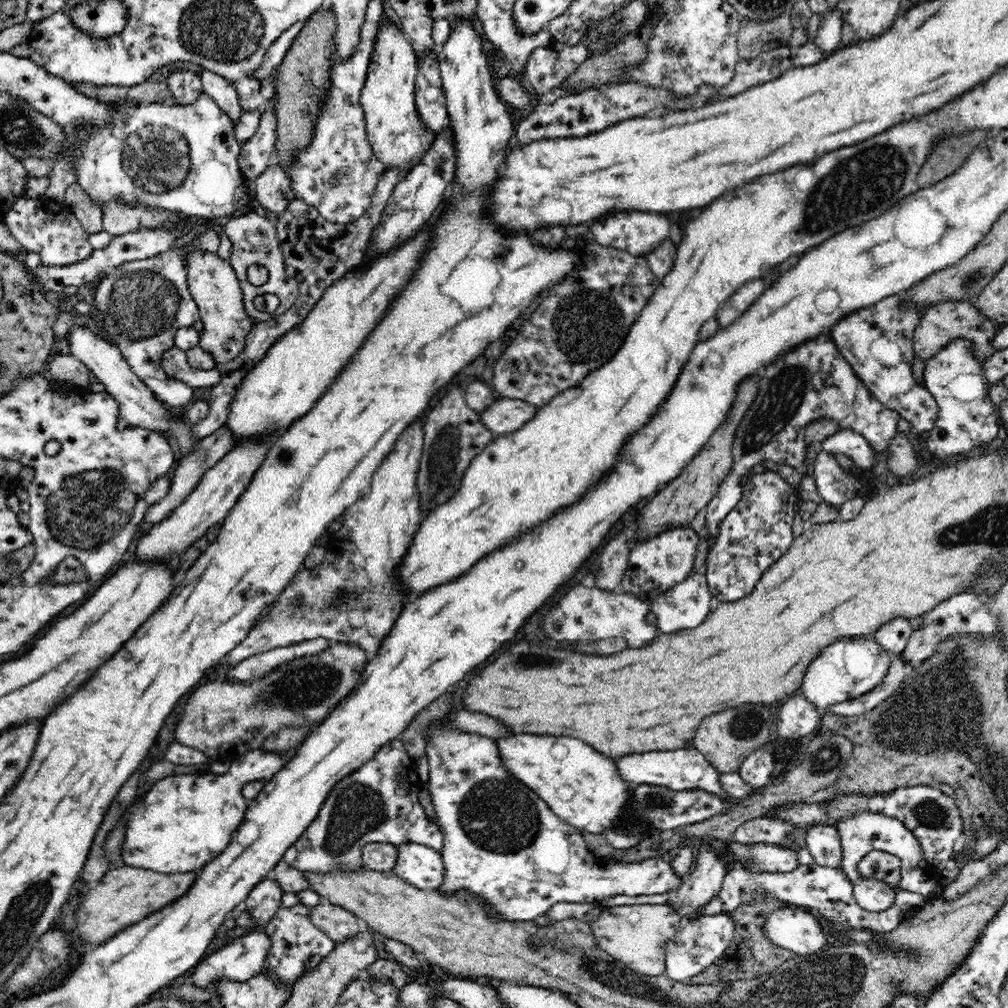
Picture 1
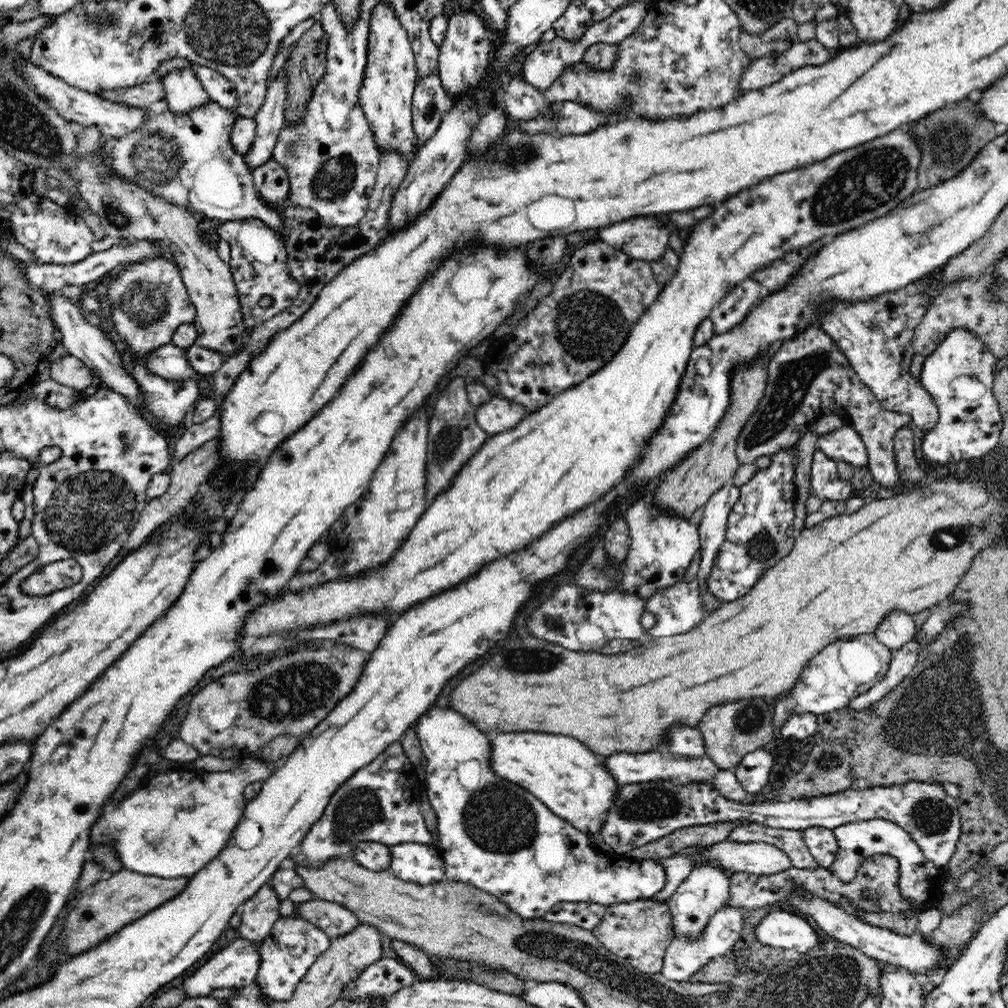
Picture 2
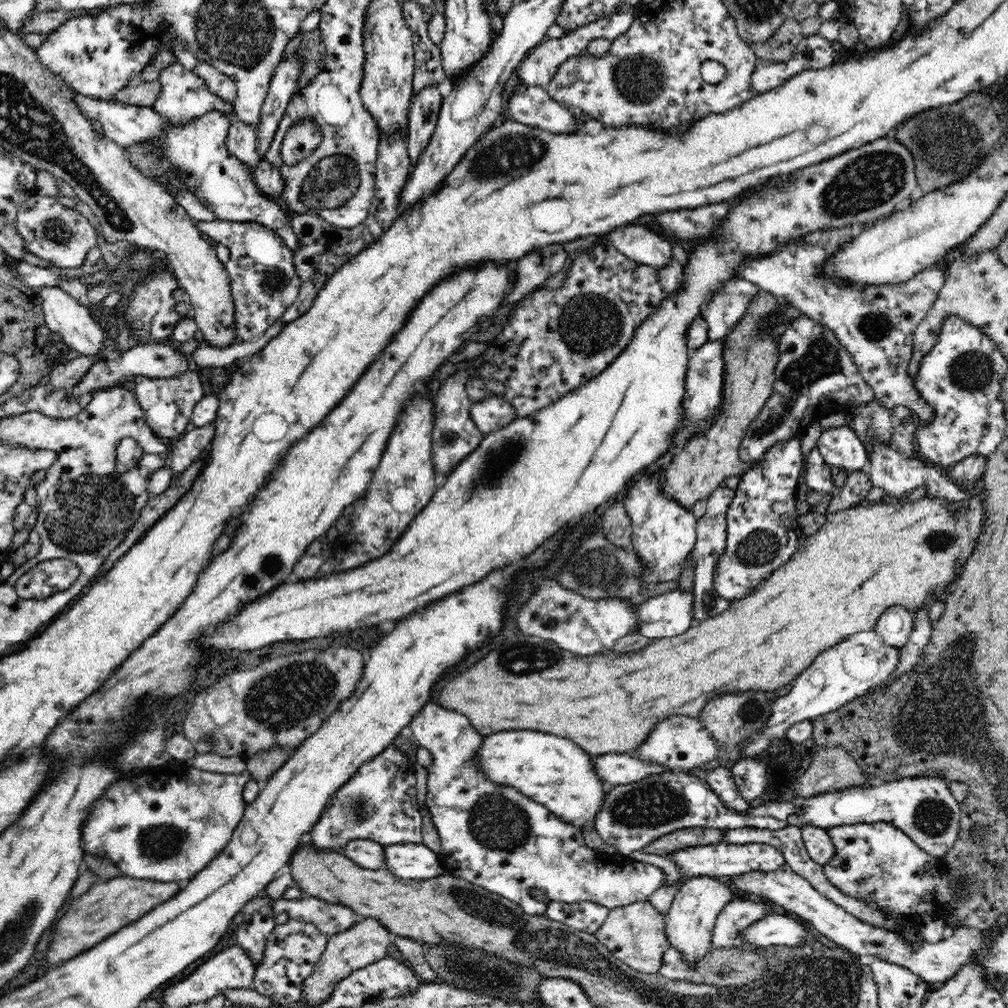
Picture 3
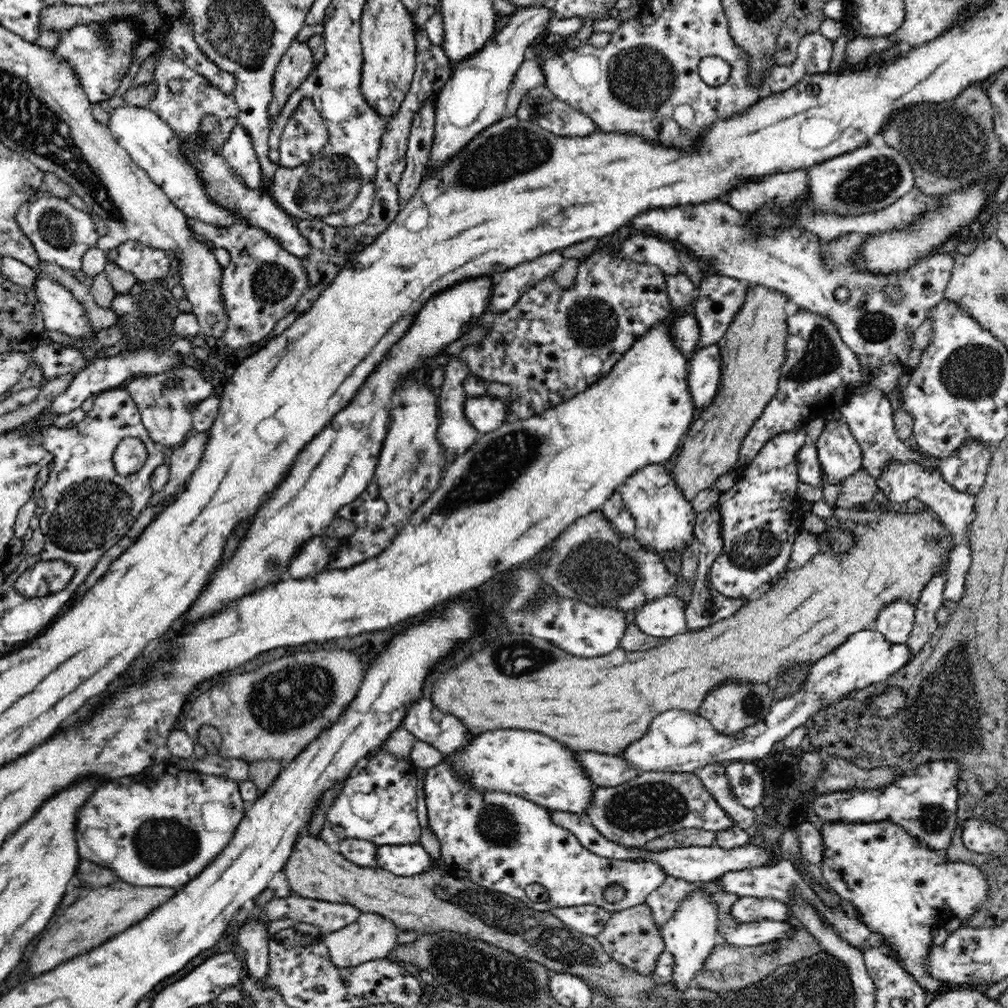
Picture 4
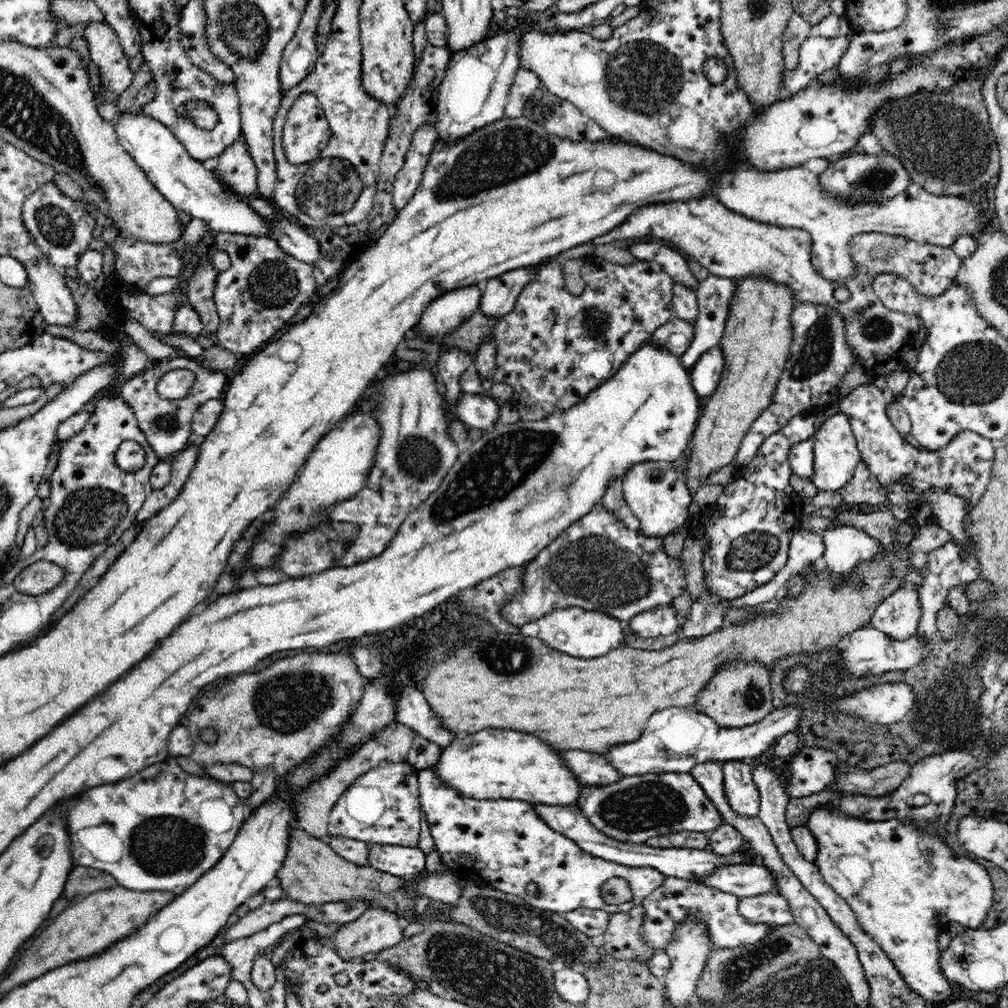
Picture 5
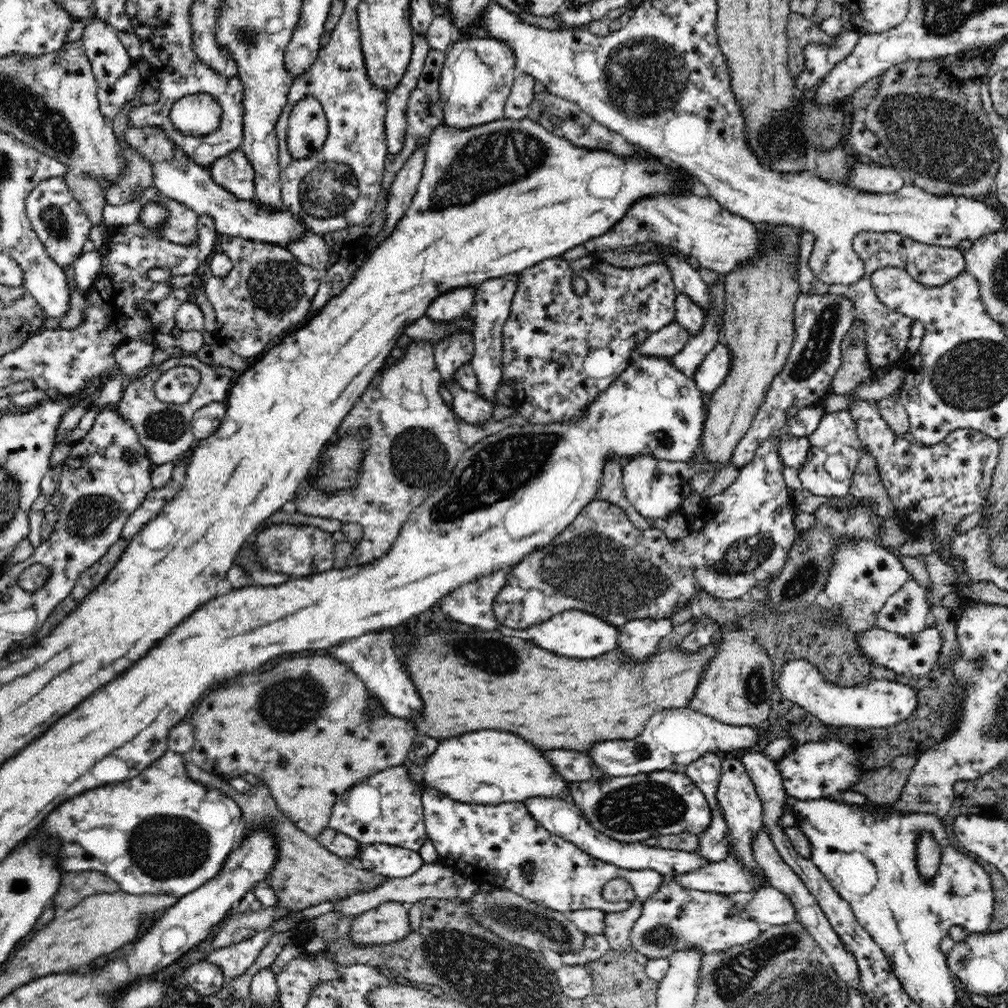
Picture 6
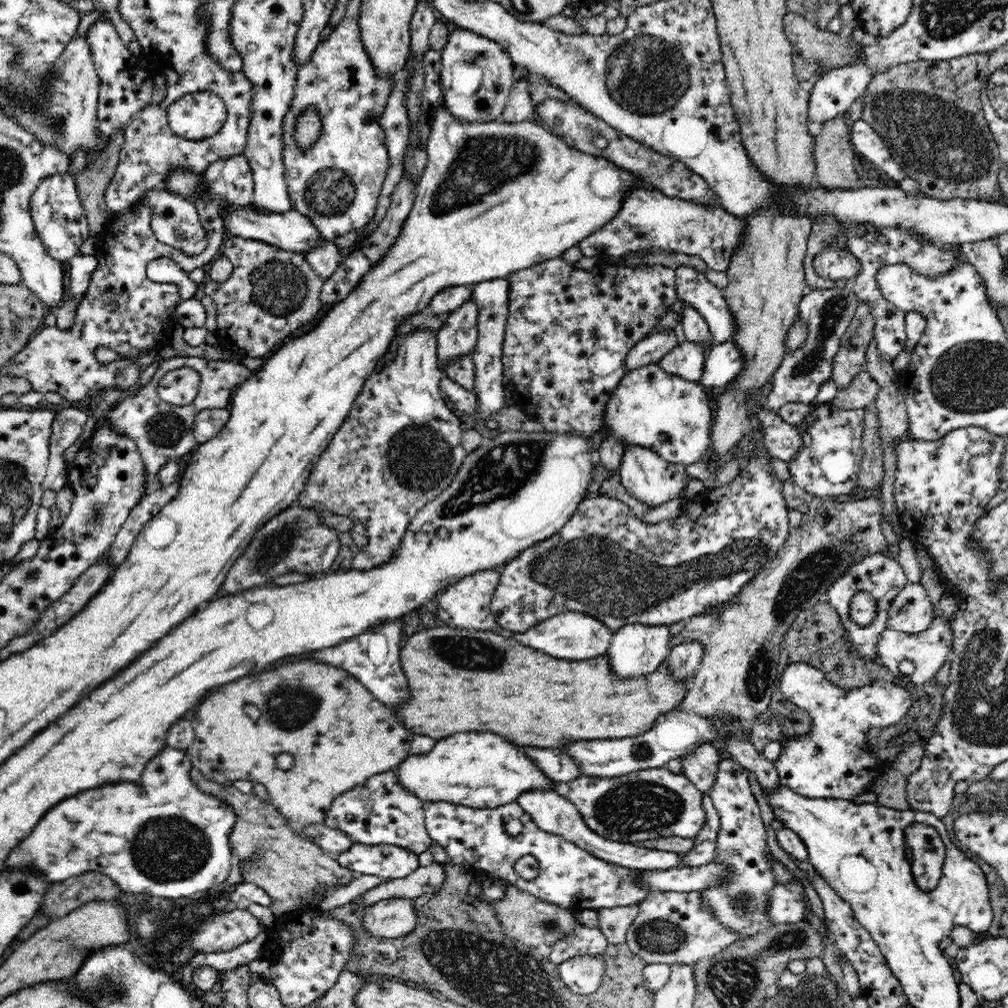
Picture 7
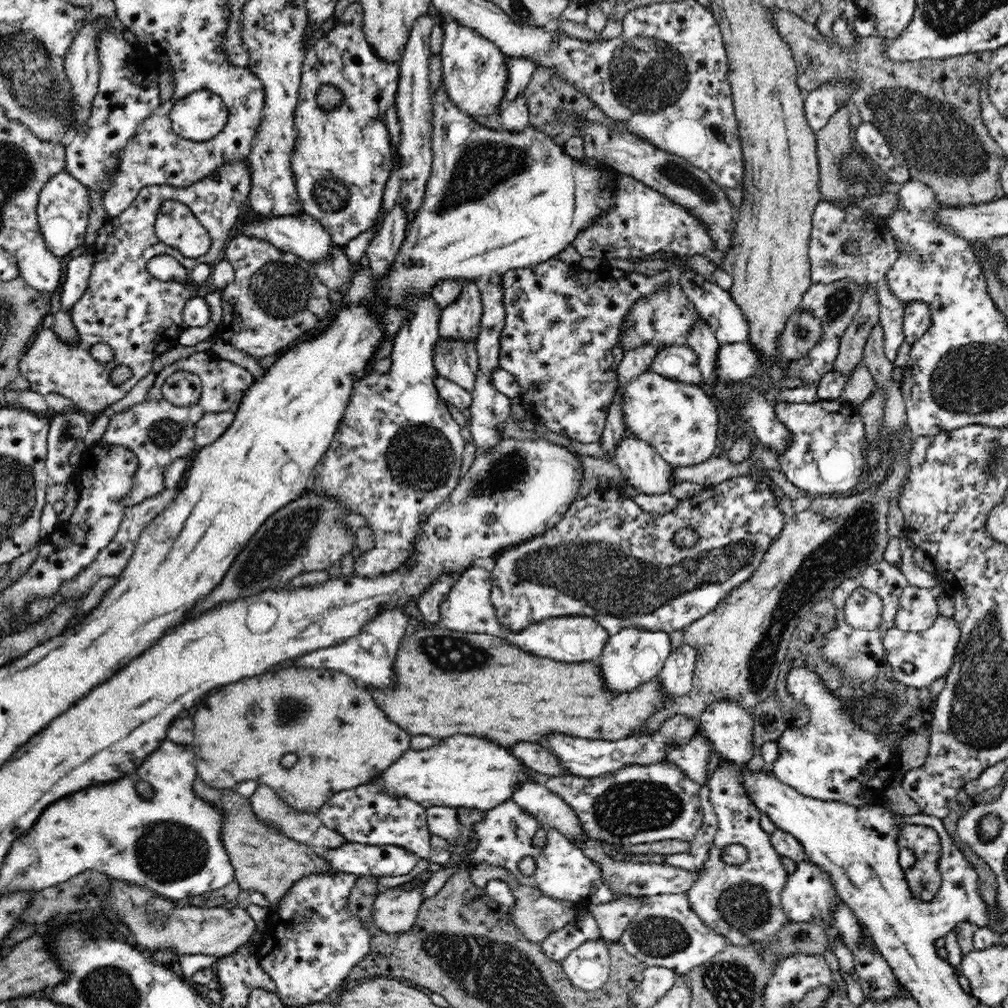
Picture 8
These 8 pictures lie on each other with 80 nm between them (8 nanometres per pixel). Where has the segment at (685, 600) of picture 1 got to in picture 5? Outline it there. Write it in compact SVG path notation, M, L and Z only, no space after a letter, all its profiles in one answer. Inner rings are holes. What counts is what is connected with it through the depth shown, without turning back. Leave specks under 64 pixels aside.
M671 603L637 614L625 623L625 628L639 636L664 637L675 633L680 624L682 620L676 615Z

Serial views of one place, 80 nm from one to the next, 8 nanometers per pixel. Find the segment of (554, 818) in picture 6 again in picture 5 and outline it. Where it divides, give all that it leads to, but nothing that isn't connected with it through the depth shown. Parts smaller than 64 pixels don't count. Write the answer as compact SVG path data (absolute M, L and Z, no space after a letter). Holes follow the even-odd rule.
M531 803L536 814L543 818L543 821L552 830L559 832L572 839L576 844L584 850L603 858L610 862L615 862L618 865L630 867L652 867L658 870L664 877L680 878L688 881L697 881L700 878L706 878L710 874L714 874L716 868L728 866L728 864L748 864L757 862L754 854L748 850L732 852L732 854L714 854L707 849L698 848L684 848L684 847L670 847L670 848L656 848L650 844L645 843L627 843L620 842L615 838L606 836L600 832L589 820L583 815L583 811L576 805L547 805L544 803Z

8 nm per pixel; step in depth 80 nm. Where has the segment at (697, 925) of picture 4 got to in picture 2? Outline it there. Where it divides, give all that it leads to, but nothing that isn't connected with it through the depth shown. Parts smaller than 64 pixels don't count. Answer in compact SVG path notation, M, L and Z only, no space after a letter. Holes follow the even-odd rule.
M710 865L693 869L666 902L672 914L676 937L698 939L701 933L704 933L710 917L725 907L725 903L730 899L730 888L730 880L724 875L724 871Z

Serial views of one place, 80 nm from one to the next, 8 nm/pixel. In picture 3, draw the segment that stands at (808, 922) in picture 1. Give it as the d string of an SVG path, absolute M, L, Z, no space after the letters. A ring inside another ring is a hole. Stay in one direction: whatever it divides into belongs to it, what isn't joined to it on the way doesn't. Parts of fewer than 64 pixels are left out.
M783 911L761 918L747 927L736 943L748 943L764 950L778 946L798 948L806 942L807 933L800 919L788 917Z

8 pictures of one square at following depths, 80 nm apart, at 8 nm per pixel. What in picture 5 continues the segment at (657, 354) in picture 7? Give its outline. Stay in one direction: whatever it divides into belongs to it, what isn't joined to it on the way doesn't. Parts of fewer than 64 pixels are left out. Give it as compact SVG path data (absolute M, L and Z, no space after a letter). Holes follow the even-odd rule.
M674 312L672 318L664 326L660 325L648 341L654 346L661 346L672 354L680 356L690 346L694 329L694 324L680 320Z

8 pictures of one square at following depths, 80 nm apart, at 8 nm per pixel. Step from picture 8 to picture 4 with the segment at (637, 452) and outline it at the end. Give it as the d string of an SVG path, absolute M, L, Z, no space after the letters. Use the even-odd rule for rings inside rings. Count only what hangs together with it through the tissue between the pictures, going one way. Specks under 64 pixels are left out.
M660 463L644 466L644 468L636 470L631 477L628 477L617 488L617 490L620 491L626 508L636 520L636 529L633 536L640 545L656 551L656 553L660 555L660 558L669 550L682 552L683 548L687 547L687 544L695 539L694 528L696 519L695 512L692 510L692 503L684 497L682 489L674 483L674 479L672 479L672 474L670 473L670 468L662 466Z

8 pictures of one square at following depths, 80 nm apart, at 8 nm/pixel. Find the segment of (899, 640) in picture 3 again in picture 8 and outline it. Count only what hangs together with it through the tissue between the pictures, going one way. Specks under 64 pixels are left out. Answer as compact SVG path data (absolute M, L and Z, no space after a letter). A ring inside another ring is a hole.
M910 584L904 588L898 606L894 624L903 631L926 630L940 615L936 593L928 588L918 588Z

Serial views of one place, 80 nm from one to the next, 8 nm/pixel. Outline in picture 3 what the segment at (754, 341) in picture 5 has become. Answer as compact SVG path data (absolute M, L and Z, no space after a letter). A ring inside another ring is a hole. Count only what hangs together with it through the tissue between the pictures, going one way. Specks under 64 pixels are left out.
M761 290L752 297L743 319L723 338L722 406L708 430L688 439L684 448L672 458L662 483L664 491L686 509L692 510L697 500L708 498L714 490L724 486L728 477L738 477L750 468L750 464L739 458L739 446L749 425L773 394L774 370L778 364L779 335L762 328L766 326L768 316L780 314L784 304L781 298Z

